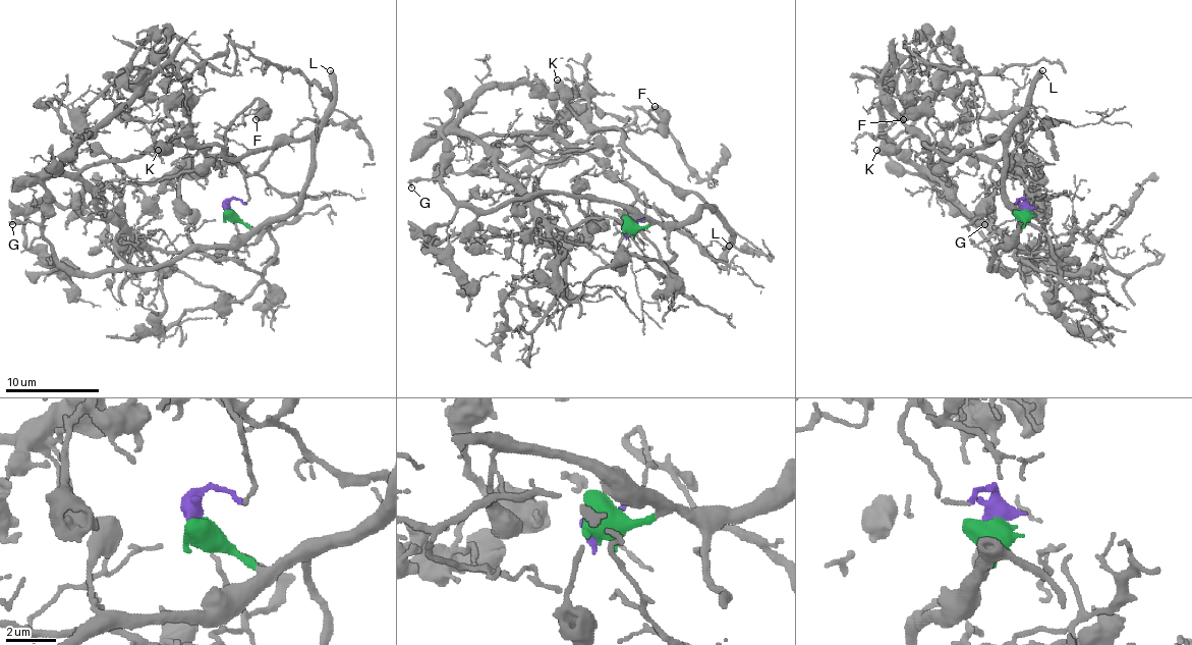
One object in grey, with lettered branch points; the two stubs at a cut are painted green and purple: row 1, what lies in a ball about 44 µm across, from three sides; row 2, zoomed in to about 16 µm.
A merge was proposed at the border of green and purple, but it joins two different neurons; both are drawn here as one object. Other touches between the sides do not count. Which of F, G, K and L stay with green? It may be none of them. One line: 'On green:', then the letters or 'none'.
On green: F, G, K, L

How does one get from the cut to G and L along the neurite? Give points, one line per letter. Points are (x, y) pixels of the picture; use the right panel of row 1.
G: (1024, 212), (1019, 228), (998, 250), (988, 268), (1008, 273), (977, 226), (977, 221), (984, 223)
L: (1024, 212), (1019, 228), (1019, 214), (1005, 200), (1008, 135), (1026, 104), (1028, 88), (1042, 71)

